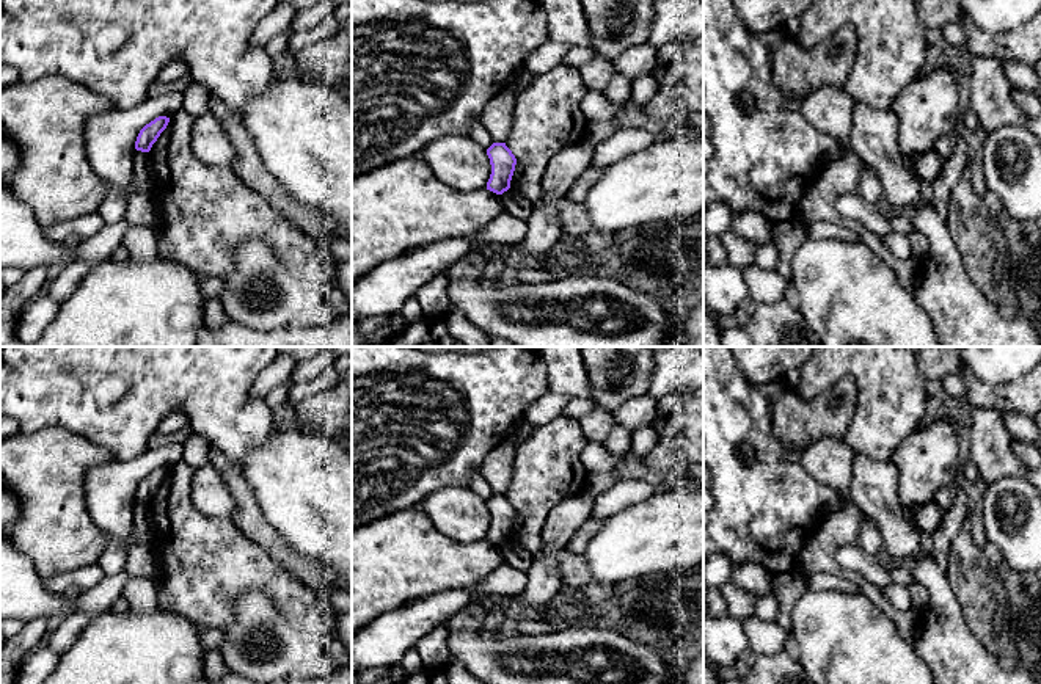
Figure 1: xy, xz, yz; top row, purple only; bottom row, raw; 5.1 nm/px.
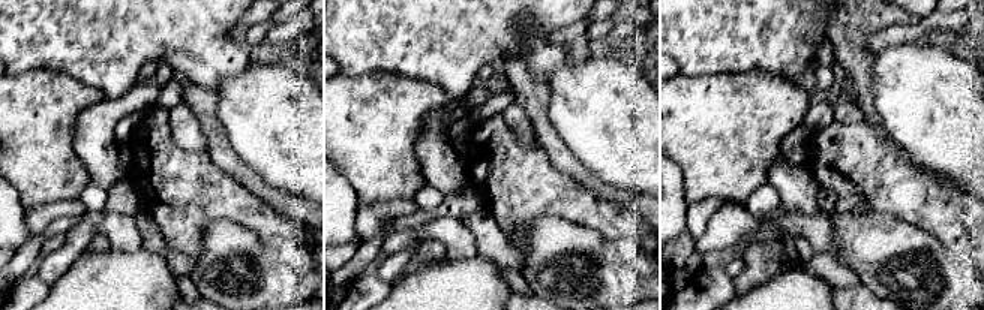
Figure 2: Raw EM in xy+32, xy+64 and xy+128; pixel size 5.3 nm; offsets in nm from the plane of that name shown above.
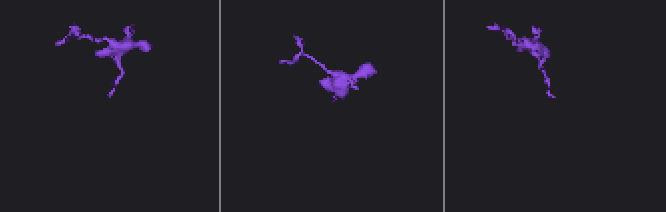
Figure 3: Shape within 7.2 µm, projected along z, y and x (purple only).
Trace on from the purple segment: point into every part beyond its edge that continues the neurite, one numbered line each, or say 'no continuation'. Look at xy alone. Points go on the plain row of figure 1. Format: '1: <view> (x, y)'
no continuation

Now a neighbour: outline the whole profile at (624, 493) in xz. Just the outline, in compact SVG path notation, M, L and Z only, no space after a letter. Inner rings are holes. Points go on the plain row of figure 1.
M617 480L608 491L595 496L594 519L608 519L619 511L650 499L659 485L644 480Z

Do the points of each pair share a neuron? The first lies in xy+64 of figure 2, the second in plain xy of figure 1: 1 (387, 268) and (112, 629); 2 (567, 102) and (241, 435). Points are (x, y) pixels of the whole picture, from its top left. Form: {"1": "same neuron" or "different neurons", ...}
{"1": "different neurons", "2": "different neurons"}

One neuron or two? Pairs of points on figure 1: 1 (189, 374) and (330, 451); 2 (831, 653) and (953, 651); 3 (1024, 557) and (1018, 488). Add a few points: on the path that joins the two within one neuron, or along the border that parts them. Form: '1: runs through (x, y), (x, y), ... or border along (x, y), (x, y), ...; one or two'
1: border along (273, 430), (247, 455); two
2: border along (914, 645), (916, 654), (928, 667); two
3: runs through (1024, 540), (1010, 524), (1013, 505); one

